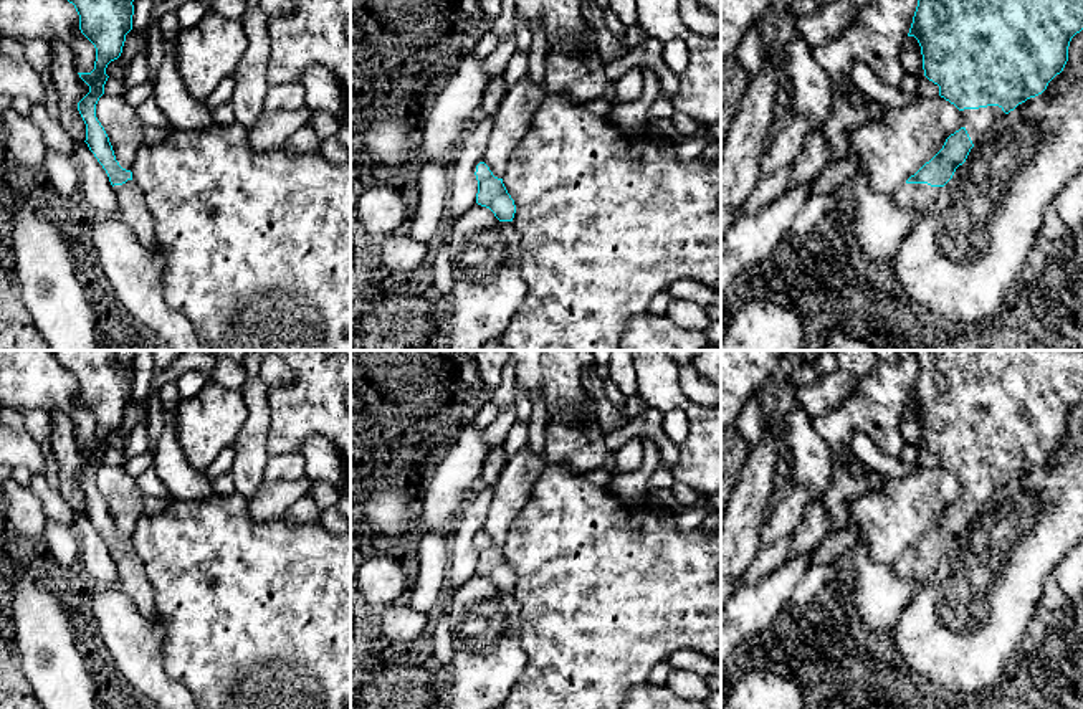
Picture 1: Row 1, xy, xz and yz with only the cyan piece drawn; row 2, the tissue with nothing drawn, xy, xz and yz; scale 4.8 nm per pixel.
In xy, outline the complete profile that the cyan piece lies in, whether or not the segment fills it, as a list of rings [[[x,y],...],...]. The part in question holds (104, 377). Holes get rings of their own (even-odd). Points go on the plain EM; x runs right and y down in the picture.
[[[51,350],[55,359],[74,375],[81,403],[94,415],[96,431],[91,443],[78,443],[89,463],[78,473],[86,494],[86,514],[106,540],[119,572],[119,583],[137,610],[157,633],[162,623],[155,613],[155,595],[146,565],[132,542],[116,531],[109,507],[96,488],[96,474],[104,464],[106,438],[122,423],[126,405],[132,400],[136,350]]]

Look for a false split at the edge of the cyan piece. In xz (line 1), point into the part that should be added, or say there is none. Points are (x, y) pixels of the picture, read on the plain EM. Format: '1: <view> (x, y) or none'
1: none

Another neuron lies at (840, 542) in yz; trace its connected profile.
[[[853,524],[833,531],[812,549],[812,565],[837,562],[852,555],[858,540],[860,529]]]

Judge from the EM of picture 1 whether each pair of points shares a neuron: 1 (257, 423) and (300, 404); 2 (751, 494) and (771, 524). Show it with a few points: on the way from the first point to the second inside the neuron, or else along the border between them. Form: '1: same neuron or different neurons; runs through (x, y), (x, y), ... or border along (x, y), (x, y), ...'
1: different neurons; border along (270, 385), (268, 455)
2: different neurons; border along (764, 518), (759, 546)

